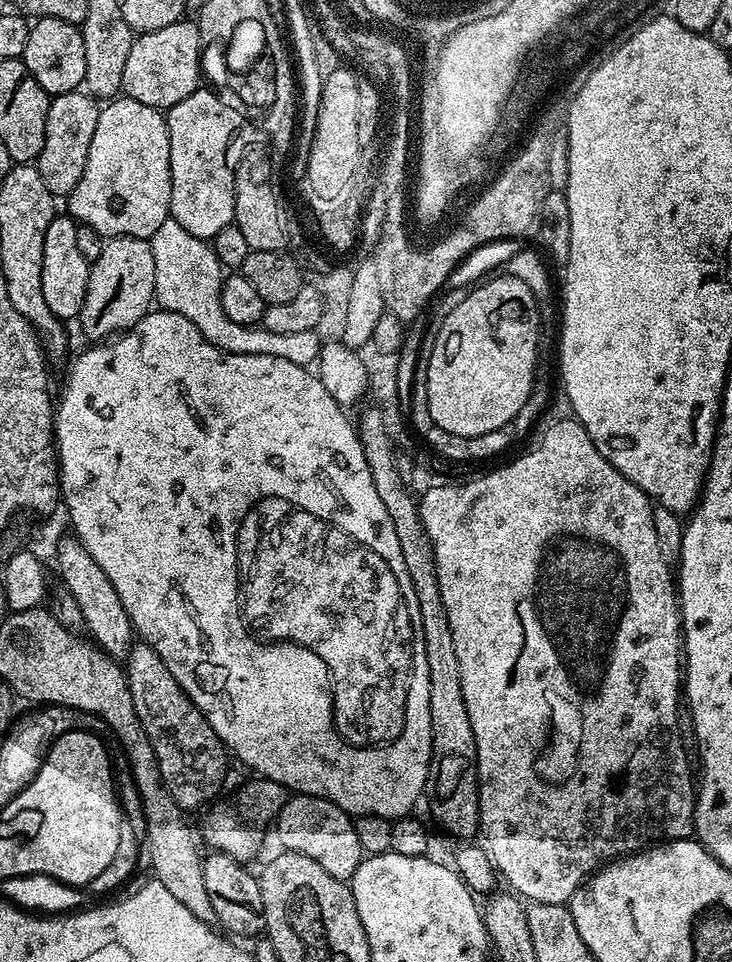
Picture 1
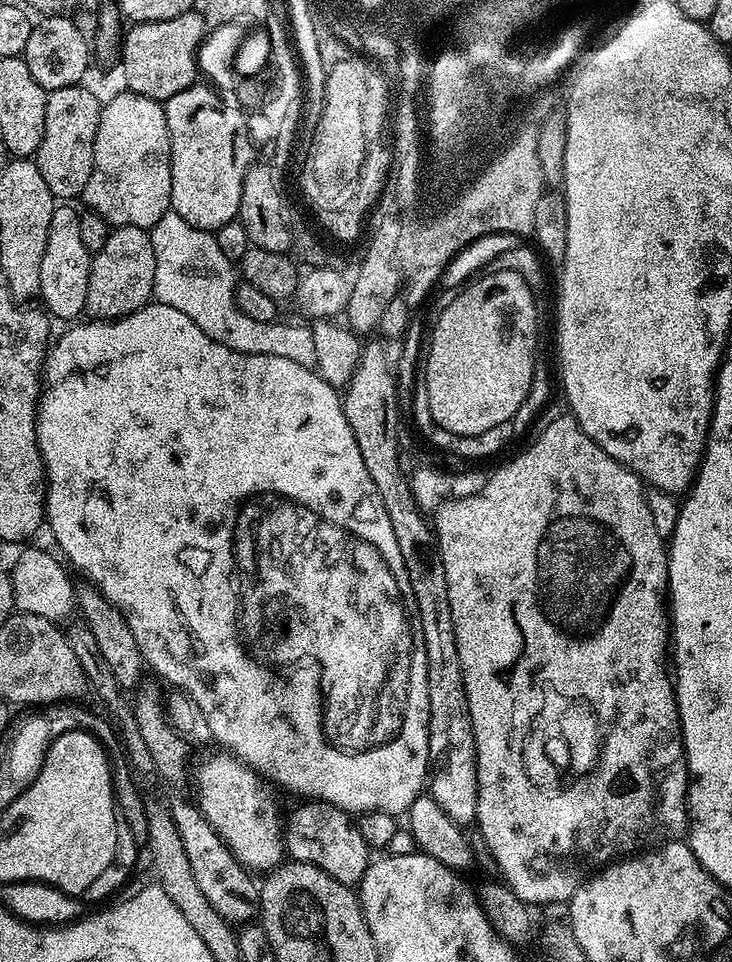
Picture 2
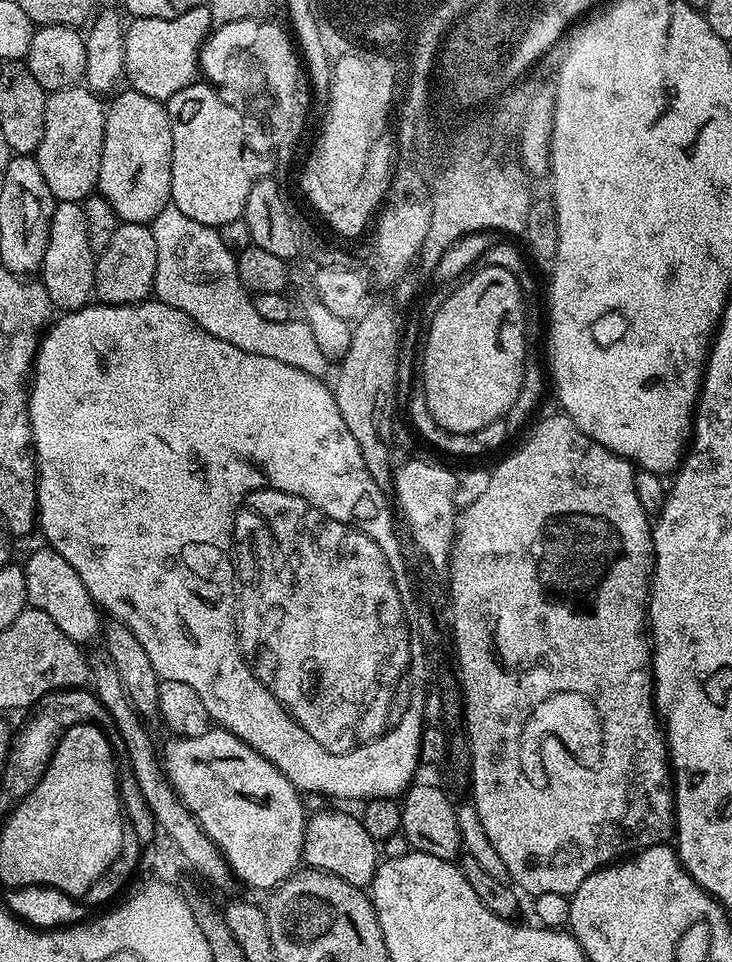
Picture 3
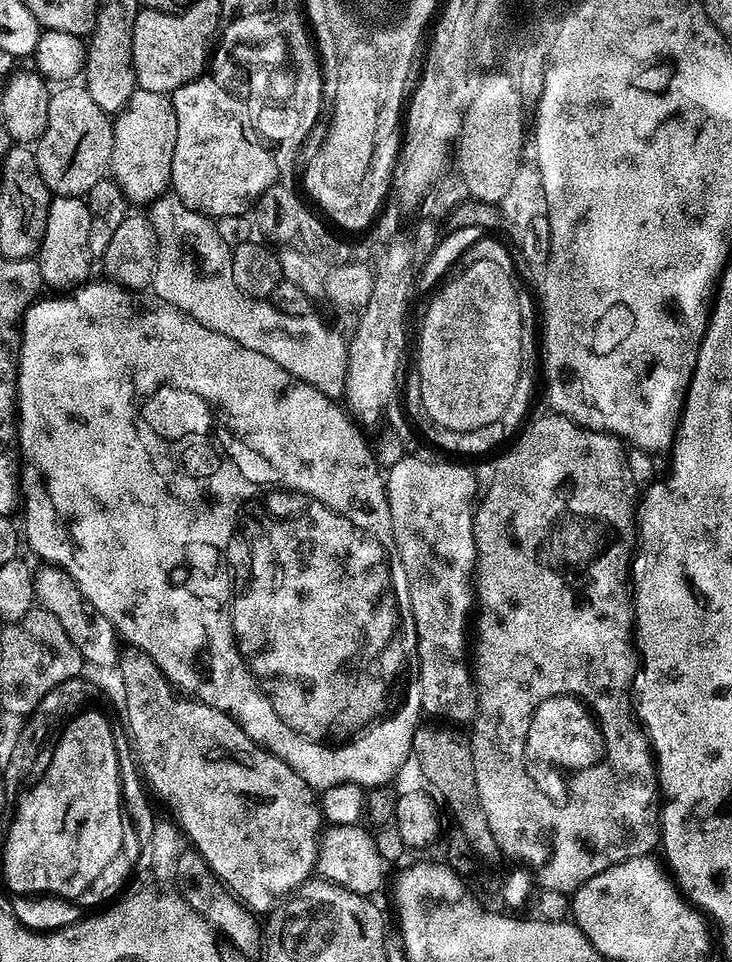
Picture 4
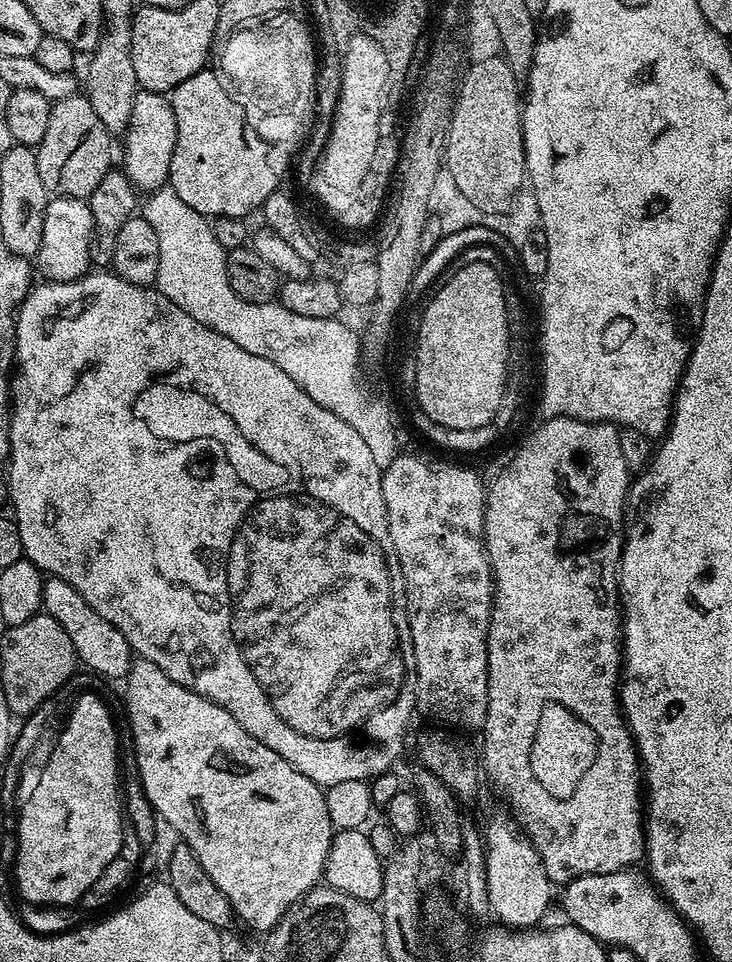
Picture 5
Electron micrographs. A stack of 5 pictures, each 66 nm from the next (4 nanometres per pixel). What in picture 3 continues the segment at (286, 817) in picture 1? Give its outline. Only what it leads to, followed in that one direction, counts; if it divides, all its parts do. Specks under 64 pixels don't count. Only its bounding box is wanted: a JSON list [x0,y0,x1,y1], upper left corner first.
[303,808,378,889]

